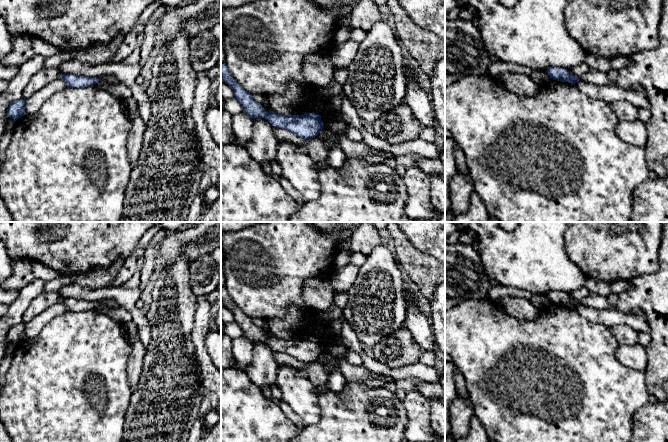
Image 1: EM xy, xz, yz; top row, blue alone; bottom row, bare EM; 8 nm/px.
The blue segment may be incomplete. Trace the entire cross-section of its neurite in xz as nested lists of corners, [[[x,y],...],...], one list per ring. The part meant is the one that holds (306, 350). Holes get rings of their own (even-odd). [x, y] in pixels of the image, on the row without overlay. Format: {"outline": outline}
{"outline": [[[221,288],[221,304],[228,308],[234,321],[240,326],[243,337],[252,343],[264,342],[275,352],[282,352],[292,356],[303,363],[315,362],[324,353],[321,340],[314,336],[301,339],[283,339],[273,335],[266,336],[261,328],[253,323],[253,319],[247,316],[231,299],[226,288]]]}

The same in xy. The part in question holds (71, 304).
{"outline": [[[61,298],[59,301],[66,306],[69,312],[93,310],[100,304],[97,301],[77,300],[74,298]]]}

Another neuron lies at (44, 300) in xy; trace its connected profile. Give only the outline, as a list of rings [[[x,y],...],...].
[[[43,291],[31,301],[23,314],[22,322],[25,324],[28,323],[34,317],[57,303],[60,299],[61,296],[59,293]]]

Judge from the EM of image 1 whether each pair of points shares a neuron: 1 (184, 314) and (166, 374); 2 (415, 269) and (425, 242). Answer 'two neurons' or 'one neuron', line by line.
1: one neuron
2: two neurons

